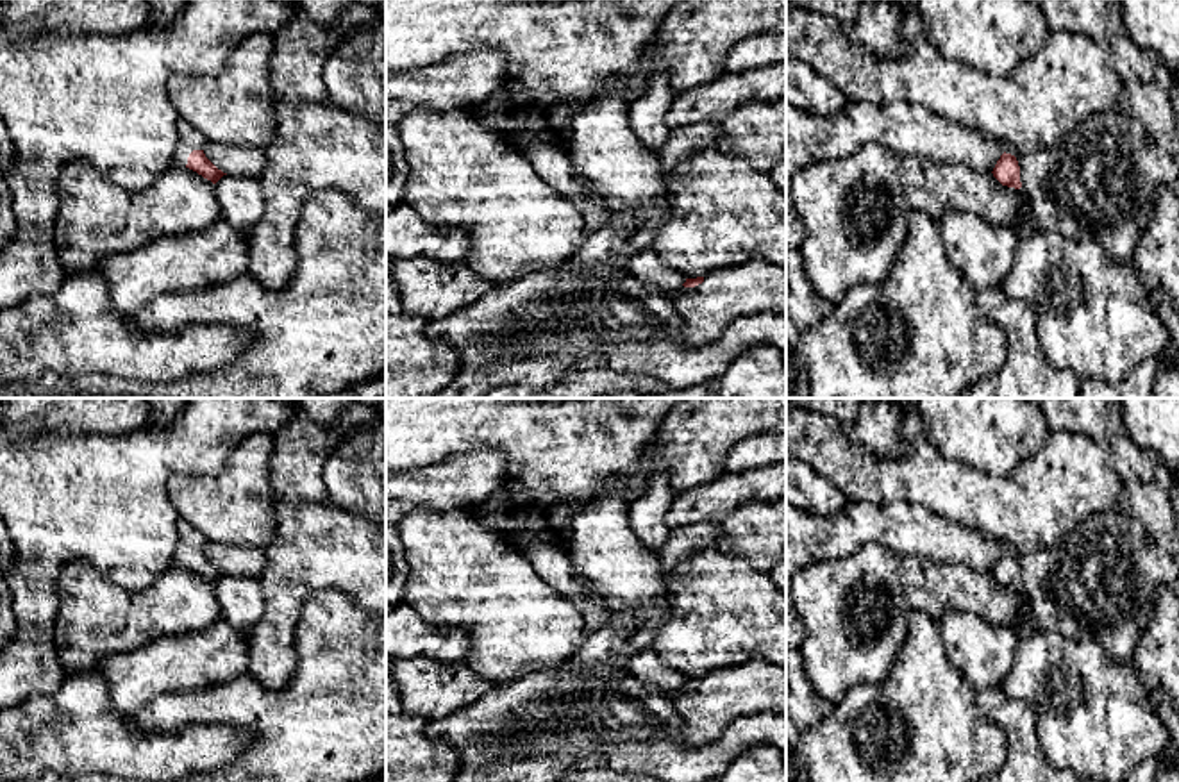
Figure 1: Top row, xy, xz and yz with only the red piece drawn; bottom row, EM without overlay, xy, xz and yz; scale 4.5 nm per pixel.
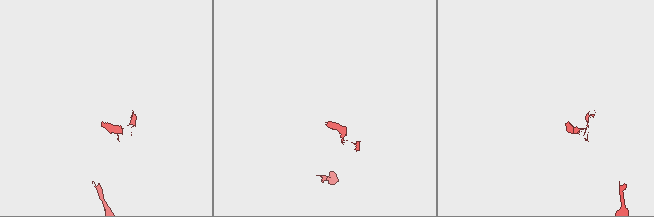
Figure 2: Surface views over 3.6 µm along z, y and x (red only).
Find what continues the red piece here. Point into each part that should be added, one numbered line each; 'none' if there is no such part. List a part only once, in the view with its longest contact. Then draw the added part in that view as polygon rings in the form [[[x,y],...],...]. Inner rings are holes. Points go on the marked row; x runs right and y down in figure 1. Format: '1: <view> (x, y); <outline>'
1: xy (183, 150); [[[182,141],[177,145],[177,150],[175,150],[175,164],[179,166],[186,166],[188,164],[188,157],[193,150],[198,150],[198,148],[193,148],[189,145],[184,145]]]
2: xz (756, 286); [[[754,259],[715,270],[695,287],[681,287],[668,296],[686,329],[679,341],[700,348],[720,337],[738,318],[757,312],[786,314],[786,270]]]

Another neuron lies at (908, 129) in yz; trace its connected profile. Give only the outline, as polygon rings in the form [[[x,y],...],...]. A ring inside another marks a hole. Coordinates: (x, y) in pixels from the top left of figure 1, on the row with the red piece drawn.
[[[786,104],[786,246],[799,248],[804,237],[791,193],[795,173],[815,161],[845,159],[868,143],[900,155],[963,164],[977,171],[993,171],[1004,154],[999,141],[918,104],[849,104],[836,118]]]

